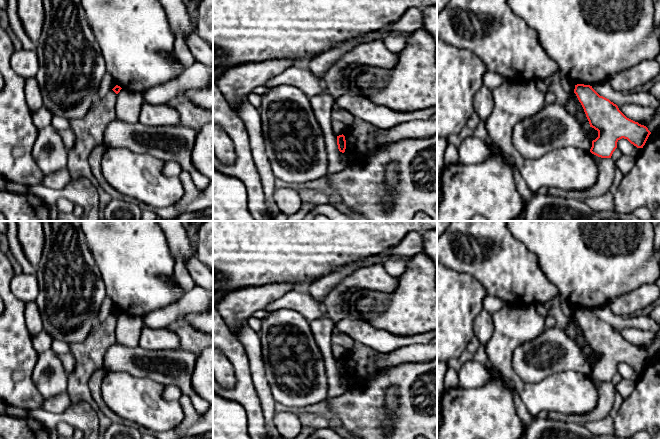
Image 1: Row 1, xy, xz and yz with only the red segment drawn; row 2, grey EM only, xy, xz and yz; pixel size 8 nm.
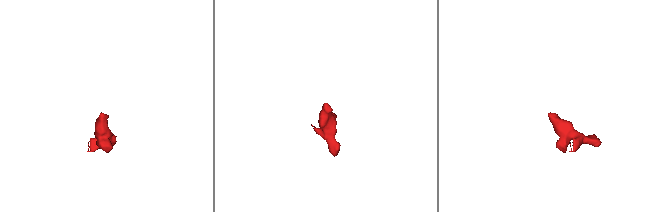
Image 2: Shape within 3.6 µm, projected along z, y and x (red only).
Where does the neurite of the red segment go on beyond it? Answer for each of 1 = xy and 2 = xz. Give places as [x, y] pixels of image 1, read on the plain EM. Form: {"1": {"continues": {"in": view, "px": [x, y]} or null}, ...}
{"1": {"continues": null}, "2": {"continues": null}}

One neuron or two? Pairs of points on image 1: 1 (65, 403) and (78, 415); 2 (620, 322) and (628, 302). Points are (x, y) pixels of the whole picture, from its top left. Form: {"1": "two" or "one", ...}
{"1": "two", "2": "two"}

